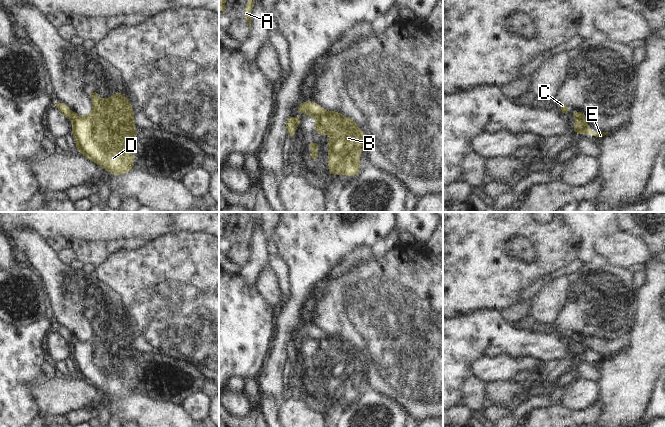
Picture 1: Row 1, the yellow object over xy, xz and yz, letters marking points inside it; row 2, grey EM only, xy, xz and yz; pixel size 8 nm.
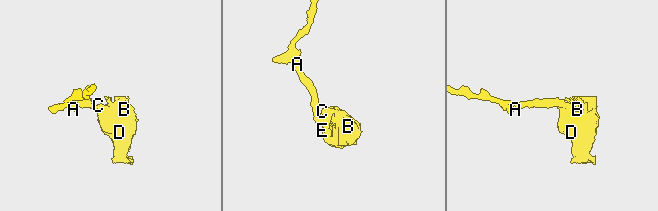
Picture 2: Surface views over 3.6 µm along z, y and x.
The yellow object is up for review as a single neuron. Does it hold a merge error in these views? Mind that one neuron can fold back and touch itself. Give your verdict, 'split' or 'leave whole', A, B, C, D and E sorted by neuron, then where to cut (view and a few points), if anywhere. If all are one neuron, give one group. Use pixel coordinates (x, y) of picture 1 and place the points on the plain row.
split | A / B C D E | xy (72, 336), (69, 343)

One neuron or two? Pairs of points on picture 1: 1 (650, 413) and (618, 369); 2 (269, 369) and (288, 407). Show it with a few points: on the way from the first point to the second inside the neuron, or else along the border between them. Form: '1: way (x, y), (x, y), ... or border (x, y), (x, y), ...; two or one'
1: border (654, 386), (651, 392), (651, 399), (641, 416); two
2: border (287, 395), (278, 404); two

